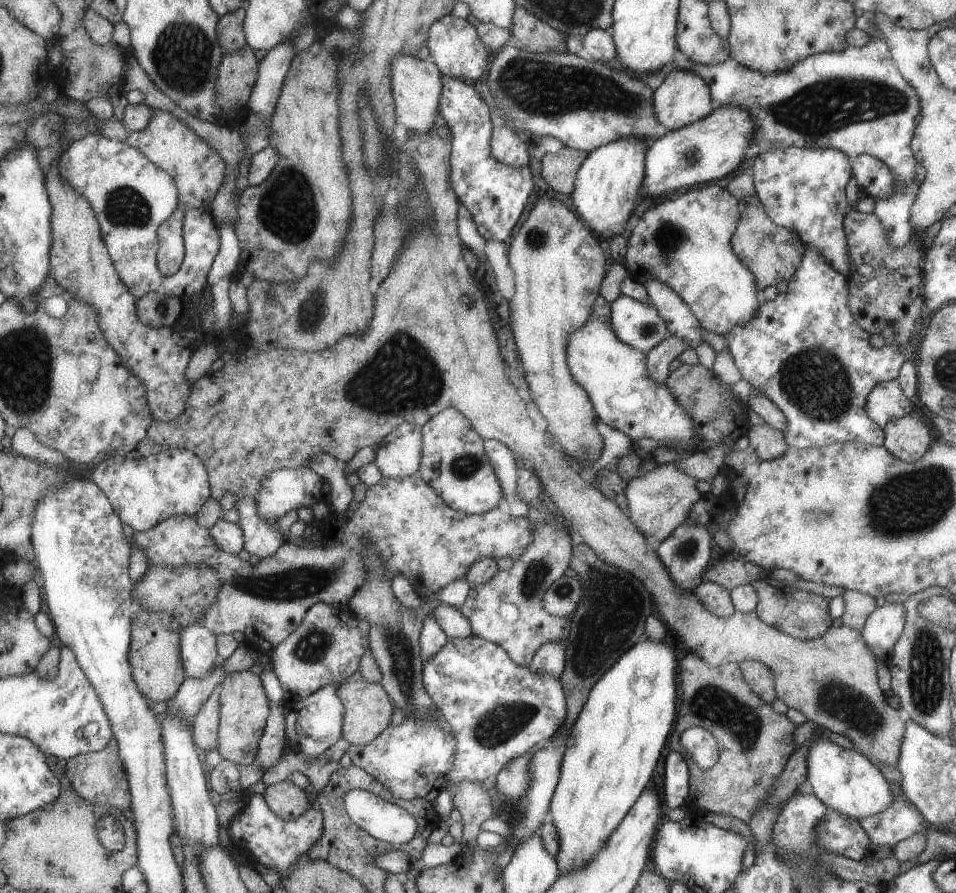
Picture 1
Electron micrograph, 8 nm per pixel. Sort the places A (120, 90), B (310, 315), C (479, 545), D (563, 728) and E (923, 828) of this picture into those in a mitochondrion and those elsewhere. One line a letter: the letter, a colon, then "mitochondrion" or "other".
A: other
B: mitochondrion
C: other
D: other
E: other

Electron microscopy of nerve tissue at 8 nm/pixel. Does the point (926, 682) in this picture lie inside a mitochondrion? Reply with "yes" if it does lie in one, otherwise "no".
yes

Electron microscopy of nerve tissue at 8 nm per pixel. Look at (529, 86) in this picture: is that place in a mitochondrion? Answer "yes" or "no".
yes

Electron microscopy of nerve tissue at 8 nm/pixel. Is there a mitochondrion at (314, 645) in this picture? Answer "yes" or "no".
yes

